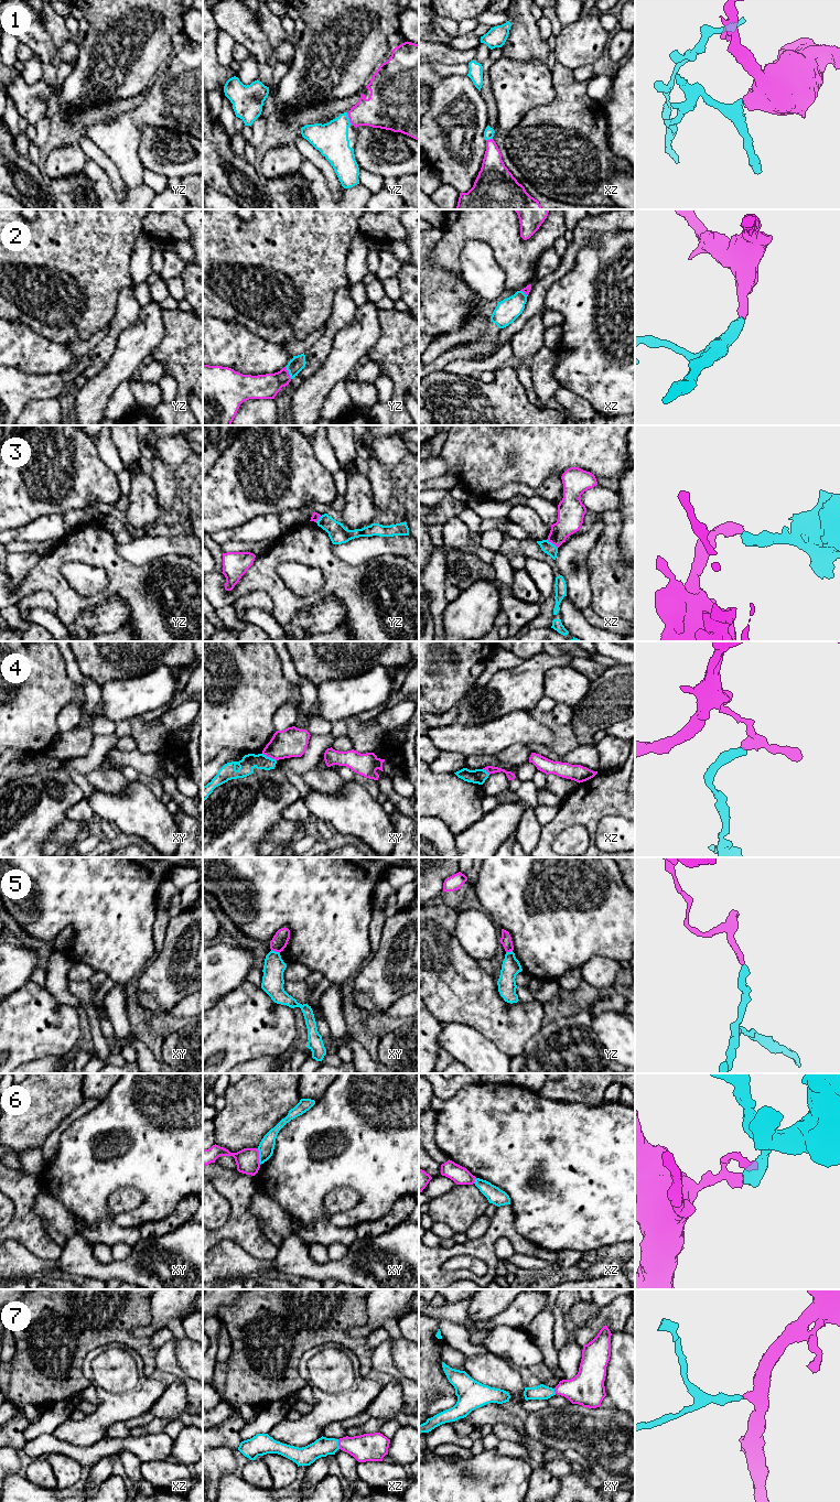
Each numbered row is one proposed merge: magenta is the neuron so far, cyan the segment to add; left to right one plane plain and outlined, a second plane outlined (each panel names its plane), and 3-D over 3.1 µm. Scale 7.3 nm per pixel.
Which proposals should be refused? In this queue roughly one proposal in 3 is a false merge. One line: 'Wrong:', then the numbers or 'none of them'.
Wrong: 3, 4, 5, 6

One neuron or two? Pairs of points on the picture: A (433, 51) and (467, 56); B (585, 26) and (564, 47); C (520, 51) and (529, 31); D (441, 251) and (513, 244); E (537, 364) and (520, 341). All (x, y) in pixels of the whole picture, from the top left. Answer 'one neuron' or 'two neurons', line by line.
A: one neuron
B: one neuron
C: one neuron
D: one neuron
E: two neurons

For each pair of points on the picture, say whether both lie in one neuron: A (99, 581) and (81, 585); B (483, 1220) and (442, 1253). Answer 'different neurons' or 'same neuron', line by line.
A: same neuron
B: different neurons

